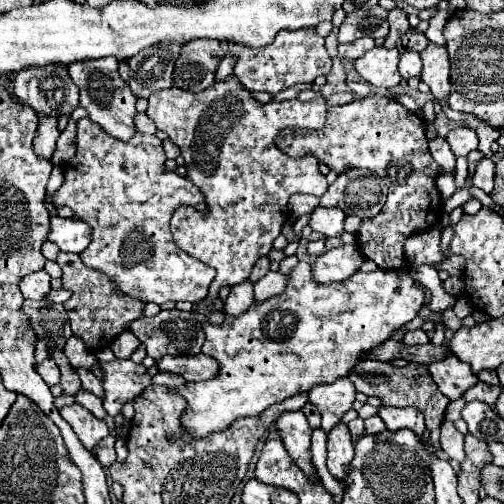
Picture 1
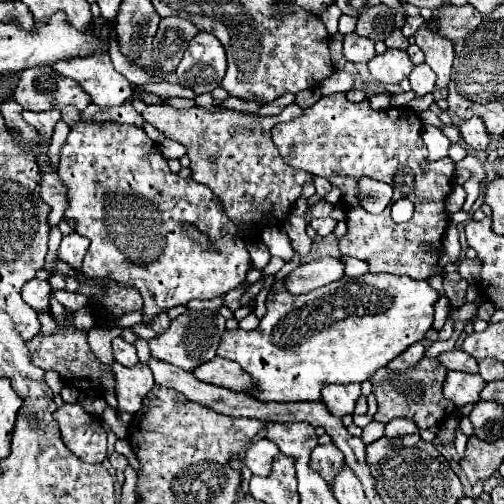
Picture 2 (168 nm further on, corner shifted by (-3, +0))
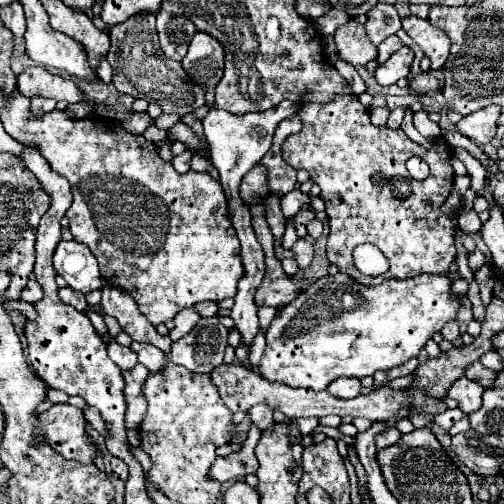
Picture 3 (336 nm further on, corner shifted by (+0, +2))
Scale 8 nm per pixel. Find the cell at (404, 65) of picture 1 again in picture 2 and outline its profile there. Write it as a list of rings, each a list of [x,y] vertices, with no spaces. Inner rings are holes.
[[[424,63],[424,65],[416,65],[410,73],[410,85],[412,85],[412,91],[416,93],[416,97],[424,97],[426,93],[432,93],[434,91],[434,85],[436,85],[436,75],[434,71]]]

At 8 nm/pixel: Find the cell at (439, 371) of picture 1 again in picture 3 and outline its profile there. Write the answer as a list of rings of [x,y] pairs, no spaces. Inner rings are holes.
[[[461,377],[461,379],[457,379],[457,381],[451,385],[451,389],[449,389],[447,395],[457,401],[457,405],[459,405],[461,411],[471,413],[471,411],[479,409],[483,391],[485,391],[483,385],[471,381],[471,379],[467,379],[467,377]]]

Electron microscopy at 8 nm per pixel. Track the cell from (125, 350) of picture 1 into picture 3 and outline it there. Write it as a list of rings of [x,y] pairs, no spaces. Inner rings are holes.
[[[111,341],[107,343],[107,351],[109,351],[109,357],[119,365],[119,369],[133,369],[135,363],[137,363],[137,357],[135,357],[135,351],[131,347],[123,347],[119,345],[117,341]]]

